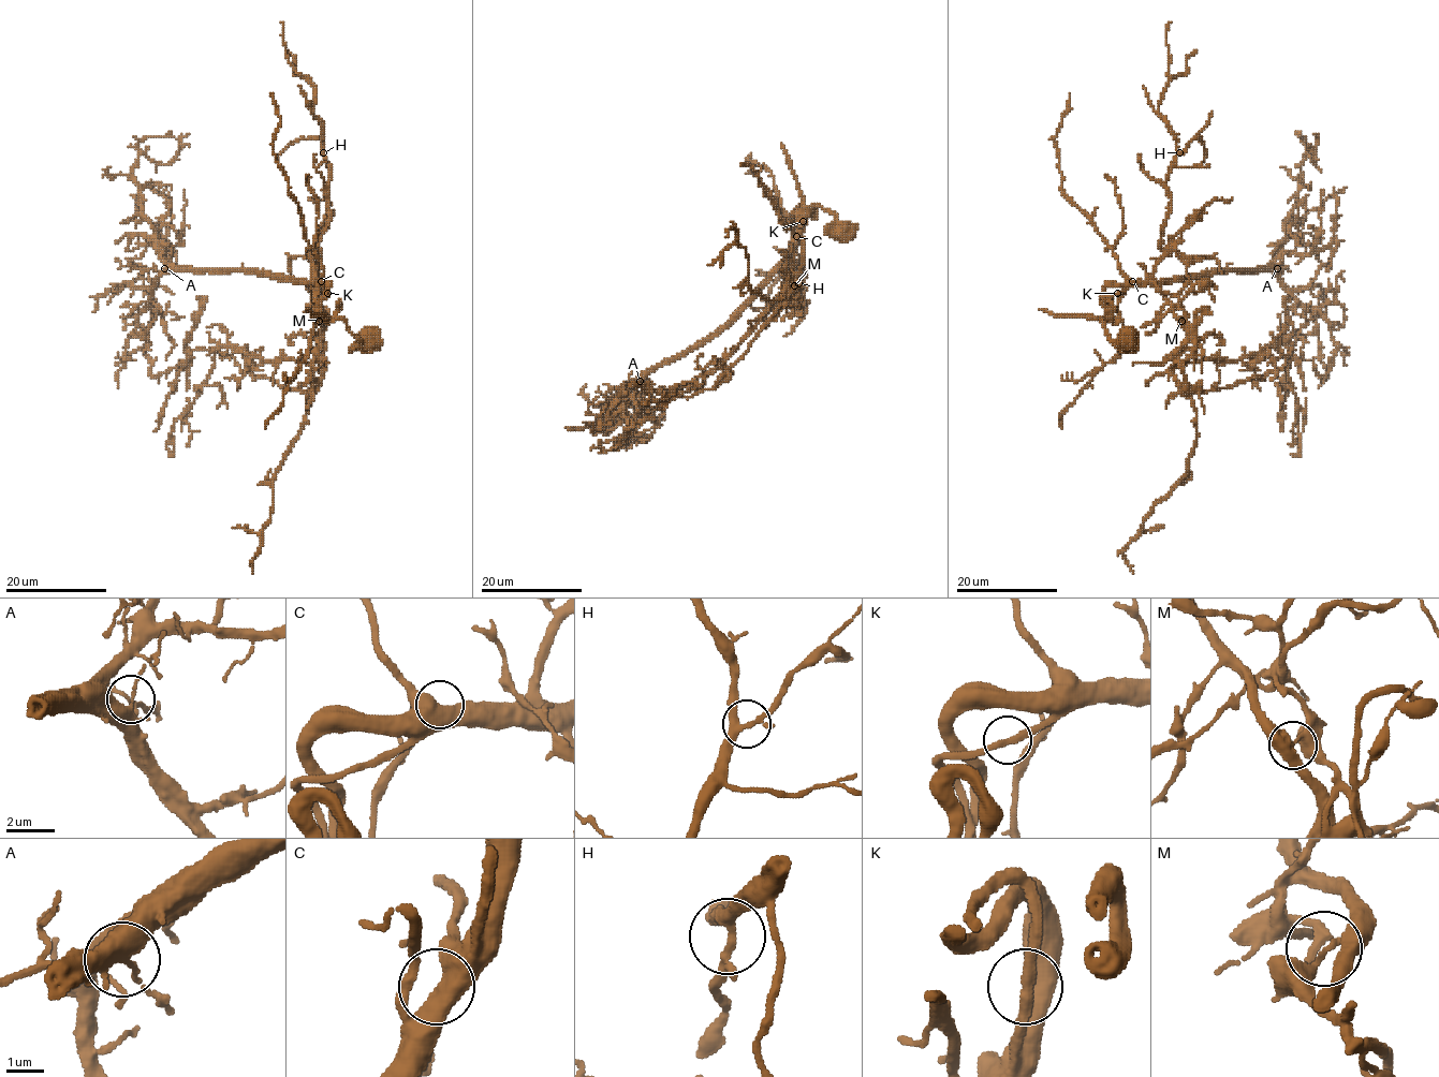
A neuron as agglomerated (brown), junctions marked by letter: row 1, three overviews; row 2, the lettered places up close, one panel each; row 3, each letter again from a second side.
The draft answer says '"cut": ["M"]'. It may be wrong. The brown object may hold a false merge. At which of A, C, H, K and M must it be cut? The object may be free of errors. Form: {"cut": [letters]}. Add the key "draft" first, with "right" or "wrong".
{"draft": "right", "cut": ["M"]}

